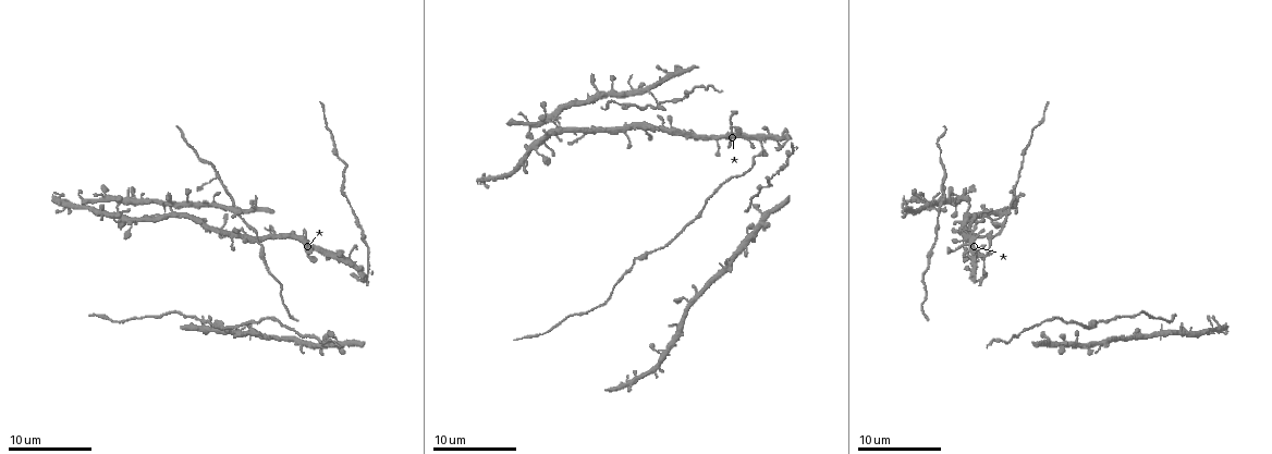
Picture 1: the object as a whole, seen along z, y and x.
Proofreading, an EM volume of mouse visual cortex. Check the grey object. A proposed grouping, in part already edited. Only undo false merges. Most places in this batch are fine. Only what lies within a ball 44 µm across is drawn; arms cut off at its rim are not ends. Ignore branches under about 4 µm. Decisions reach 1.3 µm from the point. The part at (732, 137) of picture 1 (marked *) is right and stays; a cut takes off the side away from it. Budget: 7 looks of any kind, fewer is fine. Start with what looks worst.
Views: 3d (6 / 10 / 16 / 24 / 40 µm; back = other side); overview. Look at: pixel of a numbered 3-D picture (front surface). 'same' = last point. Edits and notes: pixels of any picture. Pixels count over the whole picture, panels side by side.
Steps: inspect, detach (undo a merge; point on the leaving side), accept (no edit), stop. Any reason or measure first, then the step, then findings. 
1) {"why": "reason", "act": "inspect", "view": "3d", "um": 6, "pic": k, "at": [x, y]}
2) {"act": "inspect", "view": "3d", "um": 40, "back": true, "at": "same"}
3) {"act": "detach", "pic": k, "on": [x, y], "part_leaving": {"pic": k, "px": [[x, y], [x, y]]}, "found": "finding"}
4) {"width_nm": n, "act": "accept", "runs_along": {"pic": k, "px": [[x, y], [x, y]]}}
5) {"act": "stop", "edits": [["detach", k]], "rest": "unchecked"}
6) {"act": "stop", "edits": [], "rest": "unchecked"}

{"why": "two arms in line, one across", "act": "inspect", "view": "3d", "um": 16, "pic": 1, "at": [659, 104]}

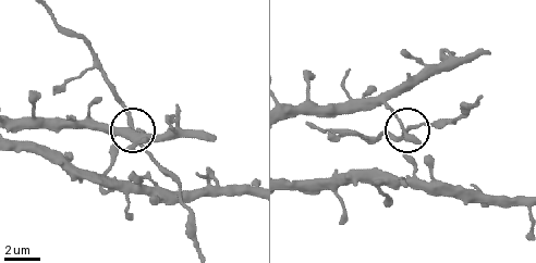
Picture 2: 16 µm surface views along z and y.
{"width_nm": 300, "act": "accept", "found": "continuous, no second cell"}

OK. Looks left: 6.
{"why": "four or more arms meet", "act": "inspect", "view": "3d", "um": 10, "pic": 1, "at": [137, 220]}

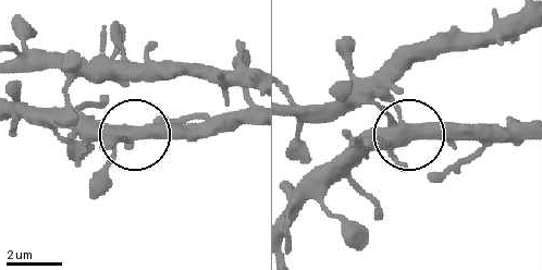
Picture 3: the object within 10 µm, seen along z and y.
{"act": "accept", "found": "all the same cell"}

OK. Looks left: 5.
{"why": "sudden change in width", "act": "inspect", "view": "3d", "um": 16, "pic": 1, "at": [577, 314]}

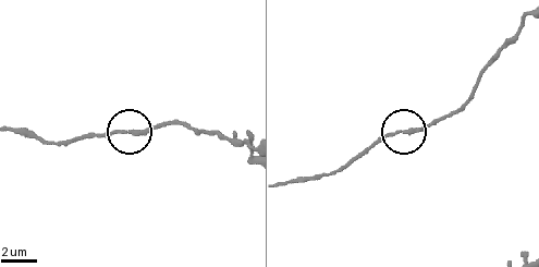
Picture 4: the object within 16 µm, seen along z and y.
{"why": "closer look", "act": "inspect", "view": "3d", "um": 6, "pic": 4, "at": [130, 134]}

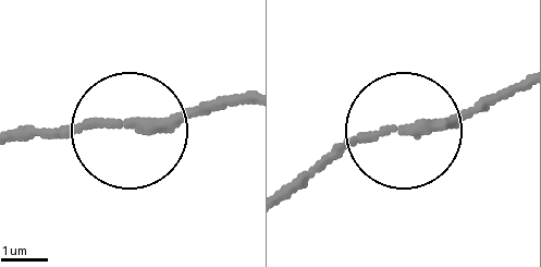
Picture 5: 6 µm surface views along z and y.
{"act": "accept", "runs_along": {"pic": 5, "px": [[514, 87], [443, 119], [349, 138], [291, 181]]}, "found": "one cell here"}

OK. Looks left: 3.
{"act": "stop", "edits": [], "rest": "unchecked"}

